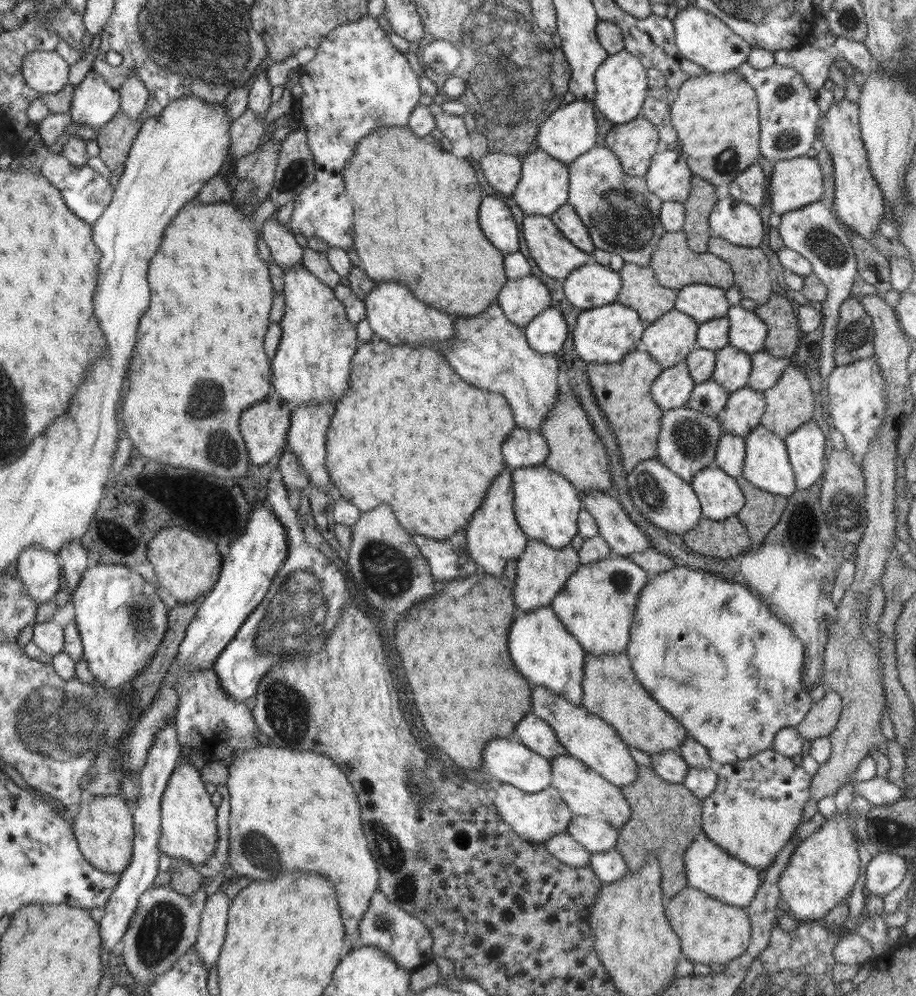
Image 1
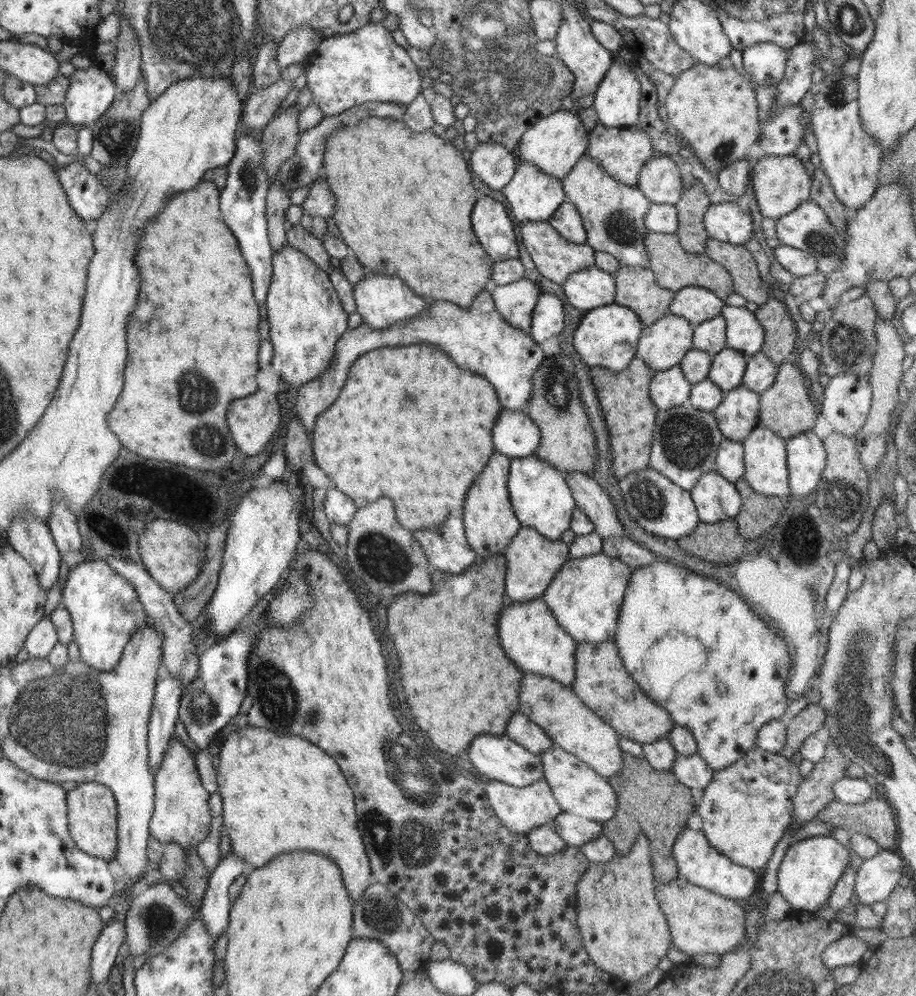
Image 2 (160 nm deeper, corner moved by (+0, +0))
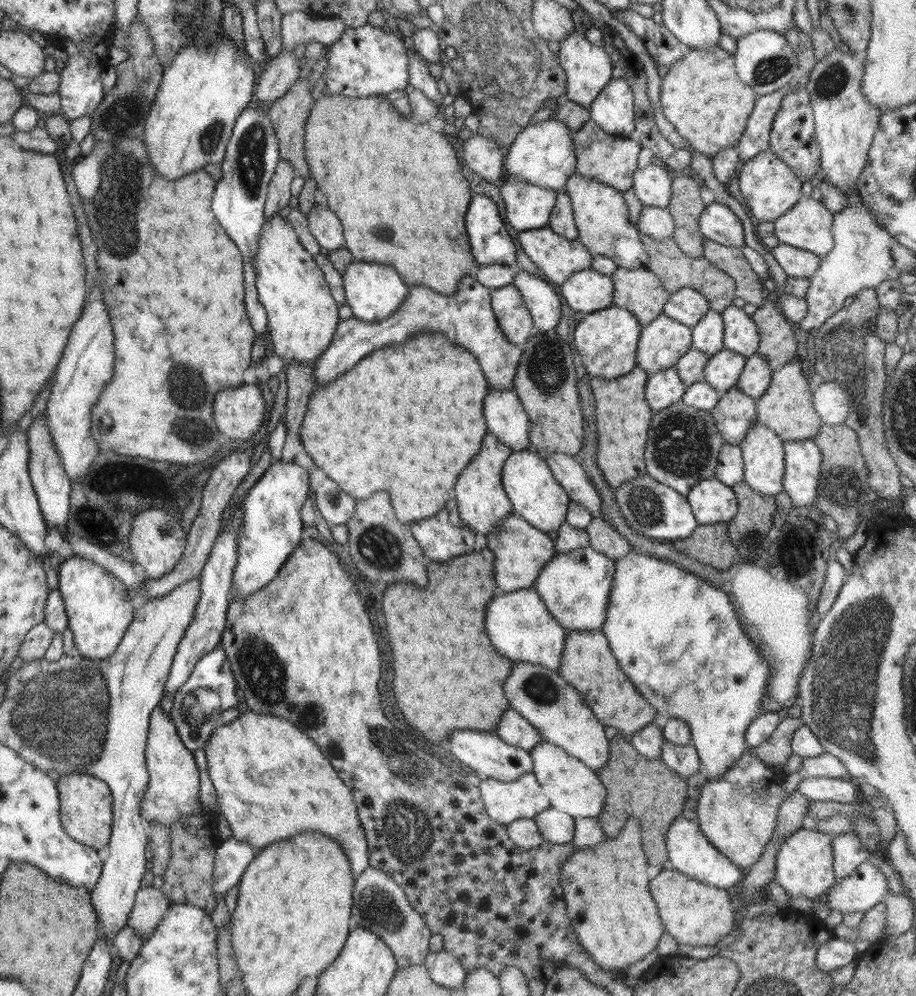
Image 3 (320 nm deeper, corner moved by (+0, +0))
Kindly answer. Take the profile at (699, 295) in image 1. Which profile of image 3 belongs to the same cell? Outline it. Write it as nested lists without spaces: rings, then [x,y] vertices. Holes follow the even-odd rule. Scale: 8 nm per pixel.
[[[684,287],[671,293],[663,313],[682,324],[693,327],[710,310],[707,298],[697,290]]]

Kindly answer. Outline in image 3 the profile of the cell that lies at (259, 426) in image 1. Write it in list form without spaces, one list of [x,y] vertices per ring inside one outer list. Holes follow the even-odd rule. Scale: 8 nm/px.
[[[242,383],[219,390],[214,397],[213,417],[217,429],[234,440],[250,440],[262,427],[266,401],[257,386]]]

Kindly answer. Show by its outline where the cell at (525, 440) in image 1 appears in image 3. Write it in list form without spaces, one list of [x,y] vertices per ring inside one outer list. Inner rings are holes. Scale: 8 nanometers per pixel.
[[[512,389],[487,390],[483,402],[483,415],[488,431],[494,433],[511,450],[530,448],[530,421],[518,395]]]

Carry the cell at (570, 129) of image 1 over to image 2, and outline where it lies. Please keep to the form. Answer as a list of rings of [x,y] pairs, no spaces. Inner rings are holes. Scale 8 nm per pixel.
[[[558,110],[542,118],[530,130],[524,132],[515,154],[519,163],[530,163],[544,174],[562,180],[578,163],[578,160],[588,152],[588,134],[589,132],[573,110]]]

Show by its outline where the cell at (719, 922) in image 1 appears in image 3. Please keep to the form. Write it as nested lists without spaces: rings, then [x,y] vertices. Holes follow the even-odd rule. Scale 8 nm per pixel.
[[[674,868],[663,869],[649,882],[649,889],[663,927],[680,946],[714,946],[735,929],[734,911],[730,906],[733,895],[730,891],[702,884]]]

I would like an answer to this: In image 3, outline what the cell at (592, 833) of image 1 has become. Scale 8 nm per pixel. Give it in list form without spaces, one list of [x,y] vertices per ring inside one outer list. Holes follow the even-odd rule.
[[[550,807],[539,812],[534,819],[544,840],[554,844],[566,844],[573,840],[573,816]]]

